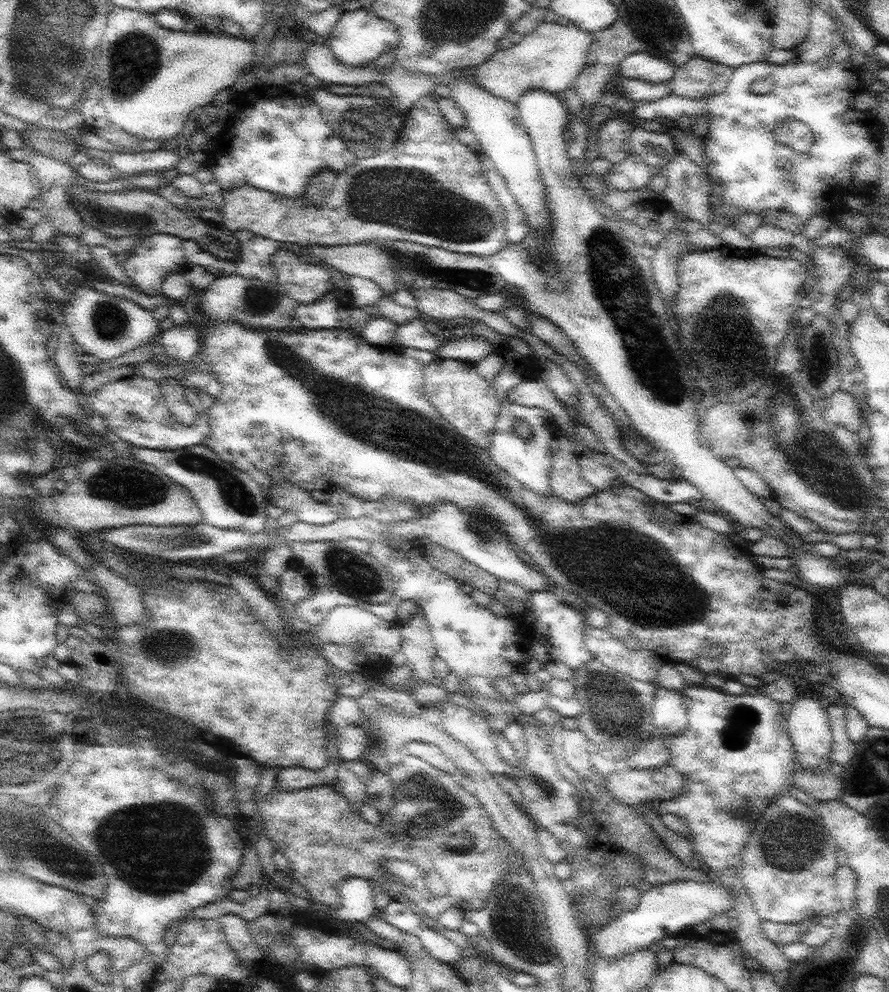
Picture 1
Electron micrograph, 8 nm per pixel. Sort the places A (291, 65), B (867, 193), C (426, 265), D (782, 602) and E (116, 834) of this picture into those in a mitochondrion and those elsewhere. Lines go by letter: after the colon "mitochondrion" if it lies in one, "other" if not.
A: other
B: other
C: mitochondrion
D: other
E: mitochondrion

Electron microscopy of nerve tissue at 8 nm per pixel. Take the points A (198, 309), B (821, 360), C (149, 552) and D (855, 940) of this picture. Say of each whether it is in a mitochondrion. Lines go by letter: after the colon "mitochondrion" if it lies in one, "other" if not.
A: other
B: other
C: other
D: mitochondrion

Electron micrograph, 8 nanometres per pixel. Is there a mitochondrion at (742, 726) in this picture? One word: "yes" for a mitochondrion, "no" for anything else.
yes

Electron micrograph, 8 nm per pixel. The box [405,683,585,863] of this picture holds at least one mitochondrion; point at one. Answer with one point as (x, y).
(545, 786)

